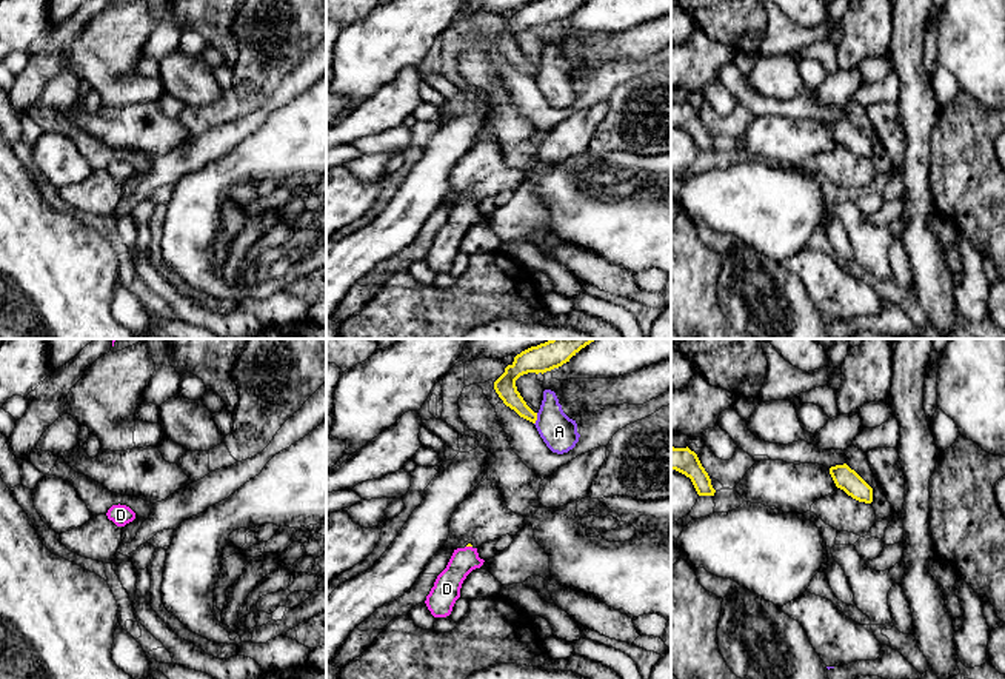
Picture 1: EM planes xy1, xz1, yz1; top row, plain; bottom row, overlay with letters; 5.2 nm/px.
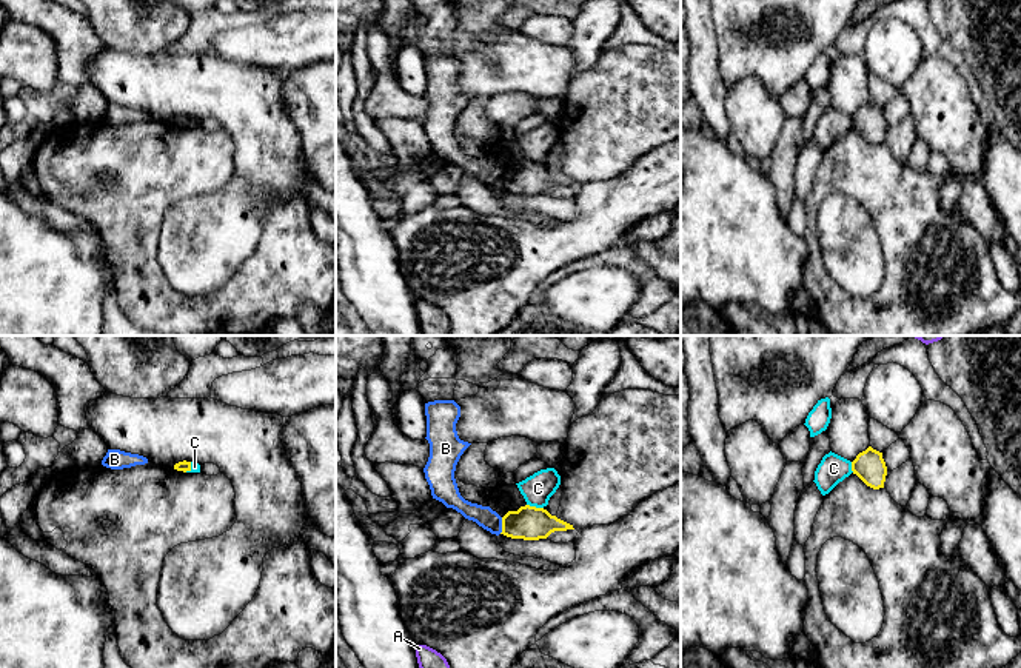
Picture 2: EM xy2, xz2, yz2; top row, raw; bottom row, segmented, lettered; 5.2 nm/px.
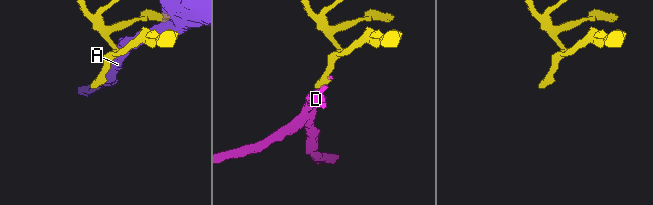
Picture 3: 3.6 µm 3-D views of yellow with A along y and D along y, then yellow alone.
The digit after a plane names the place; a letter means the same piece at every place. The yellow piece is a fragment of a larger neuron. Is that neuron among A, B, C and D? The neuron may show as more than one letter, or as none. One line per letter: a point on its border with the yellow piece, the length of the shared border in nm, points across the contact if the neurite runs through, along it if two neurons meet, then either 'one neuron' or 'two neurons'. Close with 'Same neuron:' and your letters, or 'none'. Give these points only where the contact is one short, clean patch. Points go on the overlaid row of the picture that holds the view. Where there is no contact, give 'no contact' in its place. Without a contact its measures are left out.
A: xz1 (536, 419) | 70 nm | along xz1 (537, 413), (534, 424) | two neurons
B: xz2 (502, 525) | 90 nm | two neurons
C: xz2 (535, 507) | 90 nm | two neurons
D: xz1 (470, 545) | 30 nm | across xz1 (468, 544), (470, 545), (468, 556), (447, 587) | one neuron
Same neuron: D

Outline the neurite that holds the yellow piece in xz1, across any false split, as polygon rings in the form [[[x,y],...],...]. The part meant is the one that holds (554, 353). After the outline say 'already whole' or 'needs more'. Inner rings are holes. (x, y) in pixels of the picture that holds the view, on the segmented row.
[[[551,339],[537,346],[531,346],[514,357],[514,362],[505,368],[505,373],[494,382],[494,390],[506,406],[514,410],[520,417],[536,423],[534,413],[520,393],[516,380],[528,373],[546,373],[569,362],[582,348],[596,339]]]; already whole

